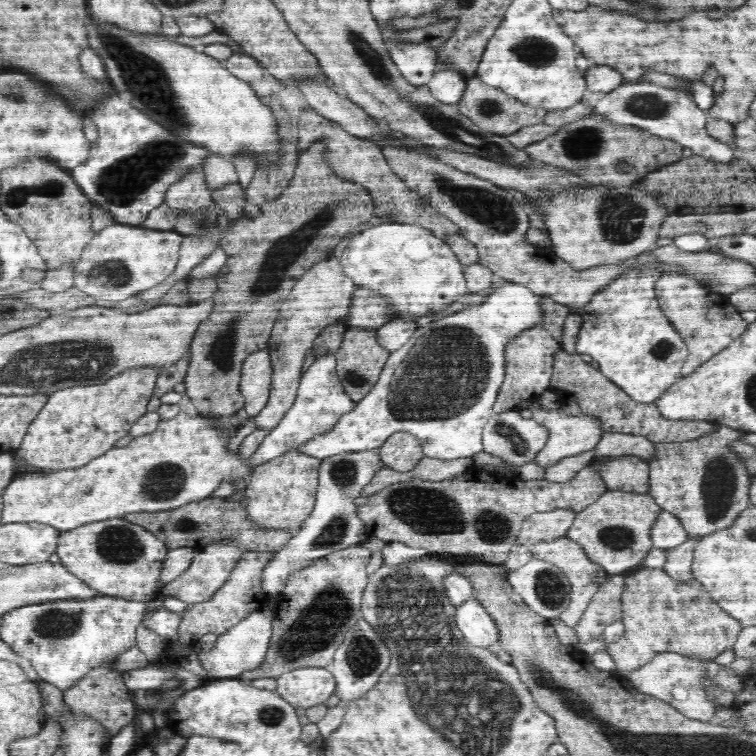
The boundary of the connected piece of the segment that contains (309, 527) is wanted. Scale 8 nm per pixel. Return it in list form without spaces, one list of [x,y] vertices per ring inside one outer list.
[[[378,449],[346,451],[322,459],[319,466],[315,505],[310,516],[301,524],[301,528],[297,530],[298,534],[273,554],[263,570],[262,591],[268,598],[282,596],[288,578],[294,570],[310,566],[312,562],[328,554],[344,550],[357,543],[364,544],[368,540],[369,533],[364,522],[357,515],[358,506],[354,505],[353,500],[361,496],[362,489],[369,484],[374,473],[383,466]]]

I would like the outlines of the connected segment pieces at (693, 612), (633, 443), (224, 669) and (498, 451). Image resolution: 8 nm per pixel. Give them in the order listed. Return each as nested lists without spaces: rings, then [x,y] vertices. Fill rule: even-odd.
[[[637,568],[626,574],[624,582],[621,596],[624,634],[615,643],[606,645],[608,655],[622,676],[648,664],[663,652],[675,652],[708,662],[735,646],[743,626],[739,620],[726,614],[696,579],[677,581],[663,568]]]
[[[604,432],[594,448],[594,458],[630,455],[649,462],[654,456],[655,444],[646,437],[618,432]]]
[[[269,607],[252,608],[246,618],[226,630],[224,635],[218,636],[215,647],[206,653],[199,654],[200,662],[206,668],[208,676],[232,678],[232,676],[240,676],[247,670],[258,668],[264,662],[269,649],[274,616],[275,612]]]
[[[512,409],[500,414],[494,413],[494,416],[488,420],[488,424],[484,426],[482,432],[482,450],[517,467],[534,461],[546,444],[547,438],[548,432],[546,432],[544,425],[538,425],[534,419],[523,418],[519,409]]]

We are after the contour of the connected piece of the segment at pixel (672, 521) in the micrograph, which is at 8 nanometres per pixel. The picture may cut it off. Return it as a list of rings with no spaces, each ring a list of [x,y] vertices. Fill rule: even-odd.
[[[662,509],[651,528],[653,546],[660,549],[671,549],[689,540],[689,535],[678,517]]]

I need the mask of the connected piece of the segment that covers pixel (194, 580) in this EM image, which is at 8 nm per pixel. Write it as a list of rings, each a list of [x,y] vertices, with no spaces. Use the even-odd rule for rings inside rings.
[[[221,541],[205,546],[194,552],[192,564],[186,569],[186,572],[165,584],[160,593],[179,598],[188,605],[210,600],[229,579],[231,570],[237,565],[238,559],[244,551],[246,550],[243,550],[236,541]]]

